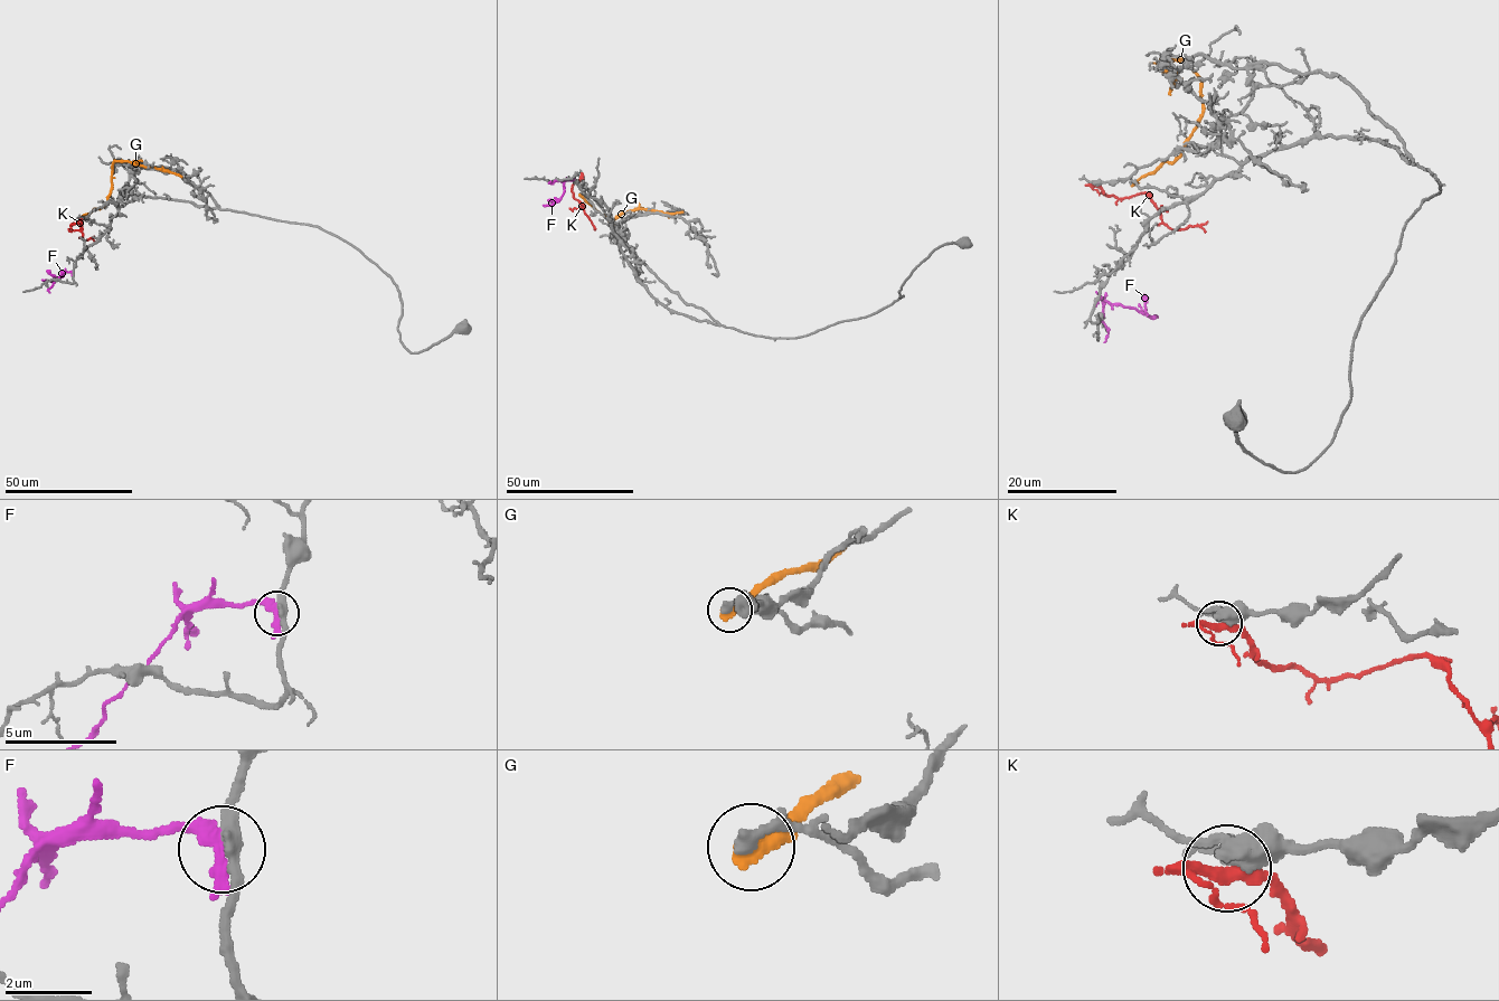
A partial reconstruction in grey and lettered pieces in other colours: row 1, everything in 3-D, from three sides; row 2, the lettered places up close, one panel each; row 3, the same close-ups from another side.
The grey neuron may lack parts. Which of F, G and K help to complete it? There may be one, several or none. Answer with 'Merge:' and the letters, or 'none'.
Merge: none

